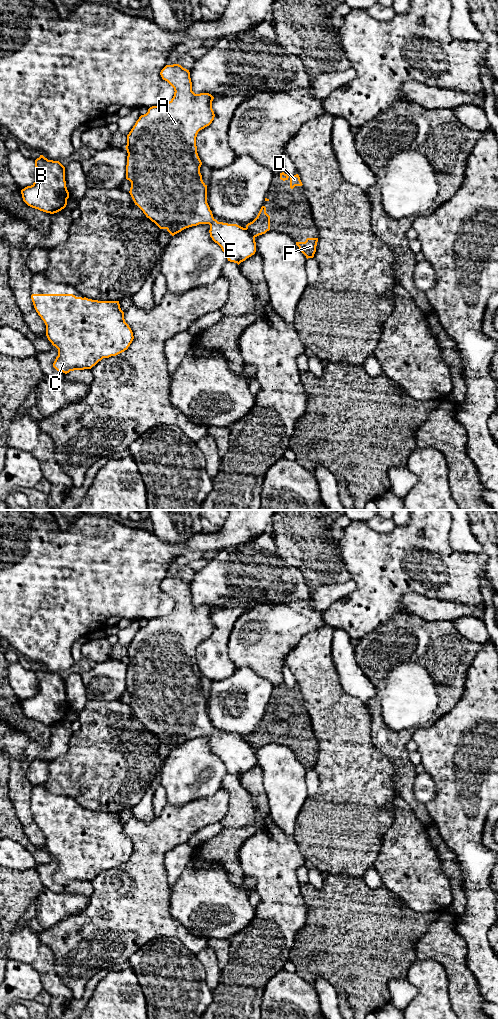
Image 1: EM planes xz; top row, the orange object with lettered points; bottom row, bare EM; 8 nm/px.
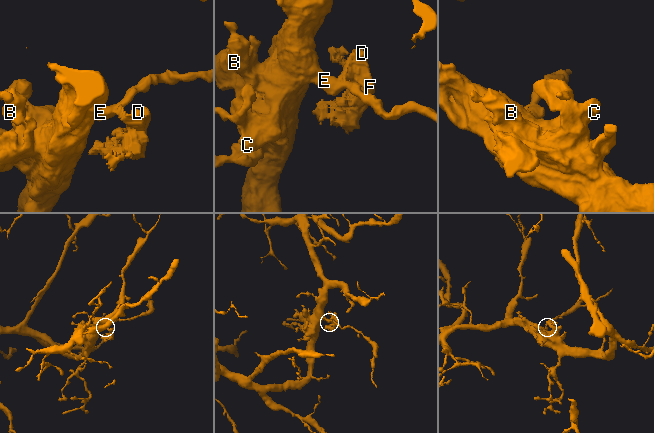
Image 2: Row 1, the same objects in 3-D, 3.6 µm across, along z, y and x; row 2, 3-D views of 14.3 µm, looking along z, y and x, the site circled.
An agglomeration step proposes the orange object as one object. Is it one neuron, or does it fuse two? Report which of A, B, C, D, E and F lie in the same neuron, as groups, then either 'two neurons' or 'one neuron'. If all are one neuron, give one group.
A B C E / D F; two neurons

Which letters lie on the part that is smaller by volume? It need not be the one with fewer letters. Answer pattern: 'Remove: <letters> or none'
Remove: D, F

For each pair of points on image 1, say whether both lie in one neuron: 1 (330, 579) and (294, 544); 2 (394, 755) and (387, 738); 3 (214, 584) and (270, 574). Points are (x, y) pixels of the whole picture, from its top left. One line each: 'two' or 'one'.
1: one
2: one
3: one

